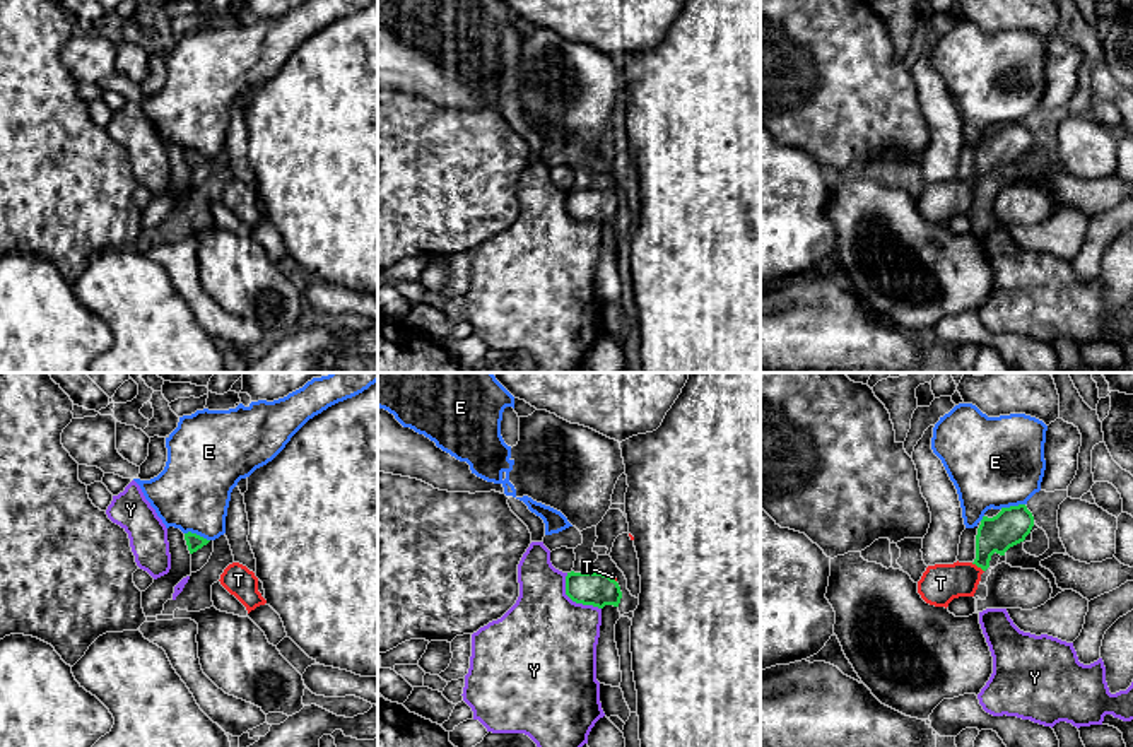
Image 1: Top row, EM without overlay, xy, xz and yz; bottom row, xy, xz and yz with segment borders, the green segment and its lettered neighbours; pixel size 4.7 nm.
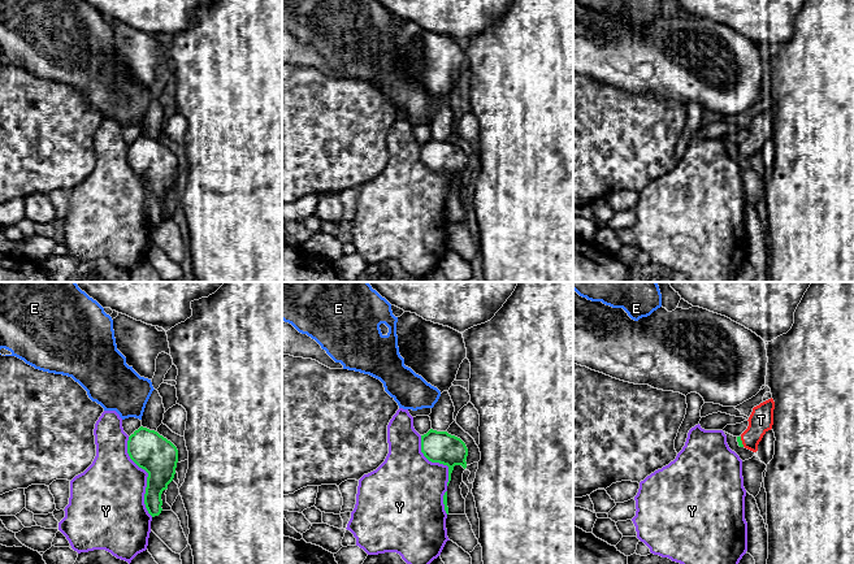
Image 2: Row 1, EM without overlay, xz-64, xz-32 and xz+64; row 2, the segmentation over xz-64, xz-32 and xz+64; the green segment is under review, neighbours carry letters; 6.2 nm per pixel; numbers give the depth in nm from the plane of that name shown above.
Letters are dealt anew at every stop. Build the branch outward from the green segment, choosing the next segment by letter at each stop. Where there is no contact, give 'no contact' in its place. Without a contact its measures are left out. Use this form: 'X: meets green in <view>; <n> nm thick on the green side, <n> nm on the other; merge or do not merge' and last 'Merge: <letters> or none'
E: meets green in xy; 70 nm thick on the green side, 360 nm on the other; do not merge
T: meets green in yz; 170 nm thick on the green side, 190 nm on the other; merge
Y: meets green in xz; 160 nm thick on the green side, 480 nm on the other; do not merge
Merge: T

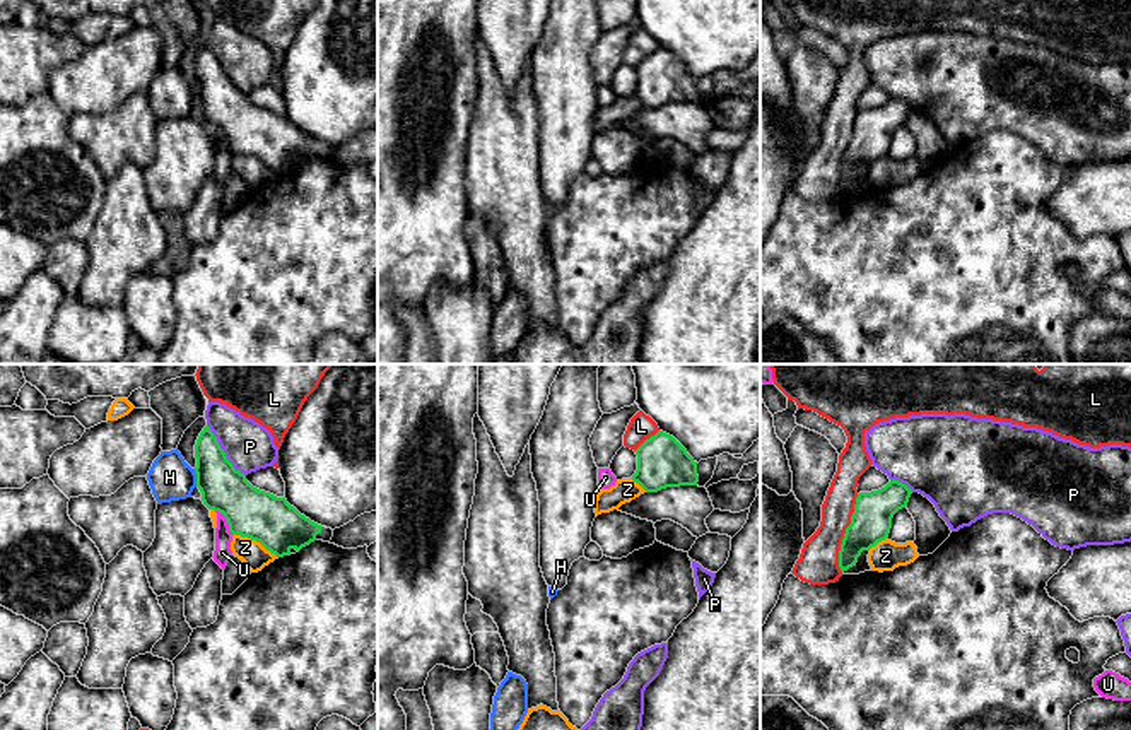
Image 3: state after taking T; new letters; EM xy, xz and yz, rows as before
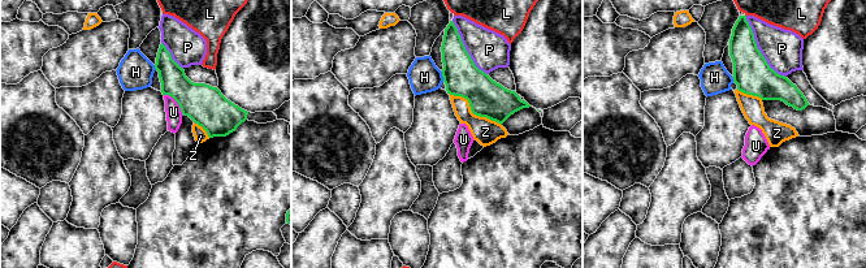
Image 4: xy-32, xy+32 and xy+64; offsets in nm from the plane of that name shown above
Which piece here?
H: meets green in xy; 220 nm thick on the green side, 200 nm on the other; do not merge
L: meets green in yz; 190 nm thick on the green side, 190 nm on the other; do not merge
P: meets green in xy; 220 nm thick on the green side, 220 nm on the other; do not merge
U: meets green in xy; 240 nm thick on the green side, 90 nm on the other; do not merge
Z: meets green in xy; 240 nm thick on the green side, 120 nm on the other; do not merge
Merge: none

